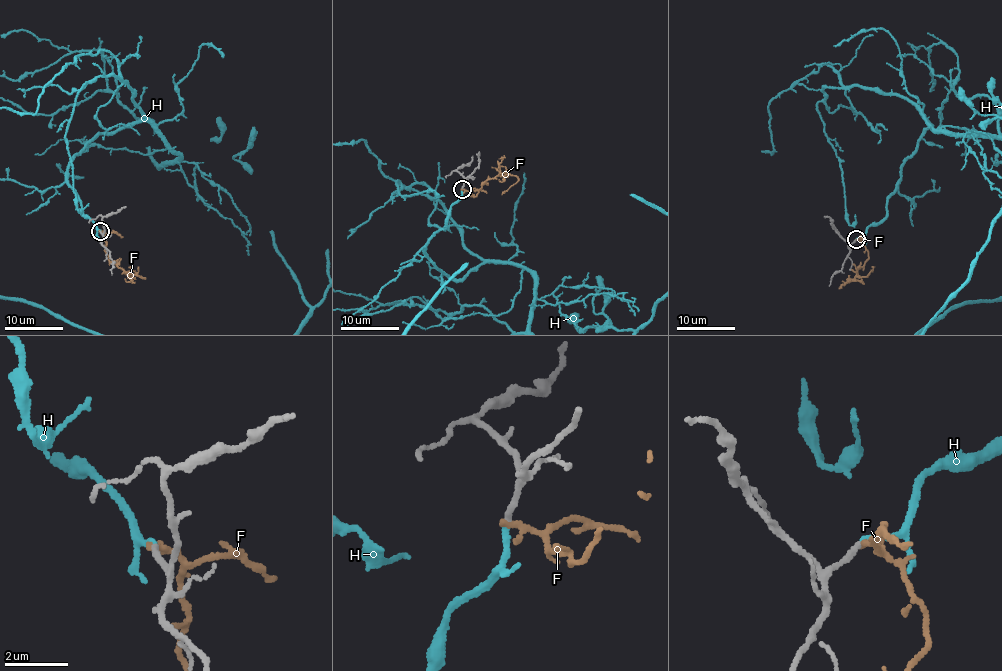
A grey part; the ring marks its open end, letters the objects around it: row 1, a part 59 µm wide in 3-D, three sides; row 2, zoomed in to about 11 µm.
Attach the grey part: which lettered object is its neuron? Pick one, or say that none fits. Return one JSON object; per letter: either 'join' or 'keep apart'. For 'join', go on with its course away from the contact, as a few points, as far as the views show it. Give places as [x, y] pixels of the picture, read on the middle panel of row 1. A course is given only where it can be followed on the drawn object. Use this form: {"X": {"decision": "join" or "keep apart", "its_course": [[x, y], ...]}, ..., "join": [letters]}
{"F": {"decision": "keep apart"}, "H": {"decision": "join"}, "join": ["H"]}

